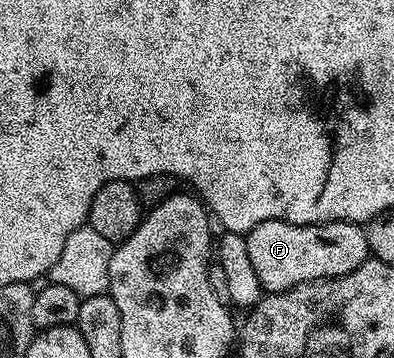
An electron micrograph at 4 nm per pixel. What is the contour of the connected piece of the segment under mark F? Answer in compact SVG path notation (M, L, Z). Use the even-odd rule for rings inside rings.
M267 220L249 230L245 243L261 289L270 294L303 286L307 282L350 274L370 257L367 236L356 222L319 222L315 226L296 226L283 220Z

